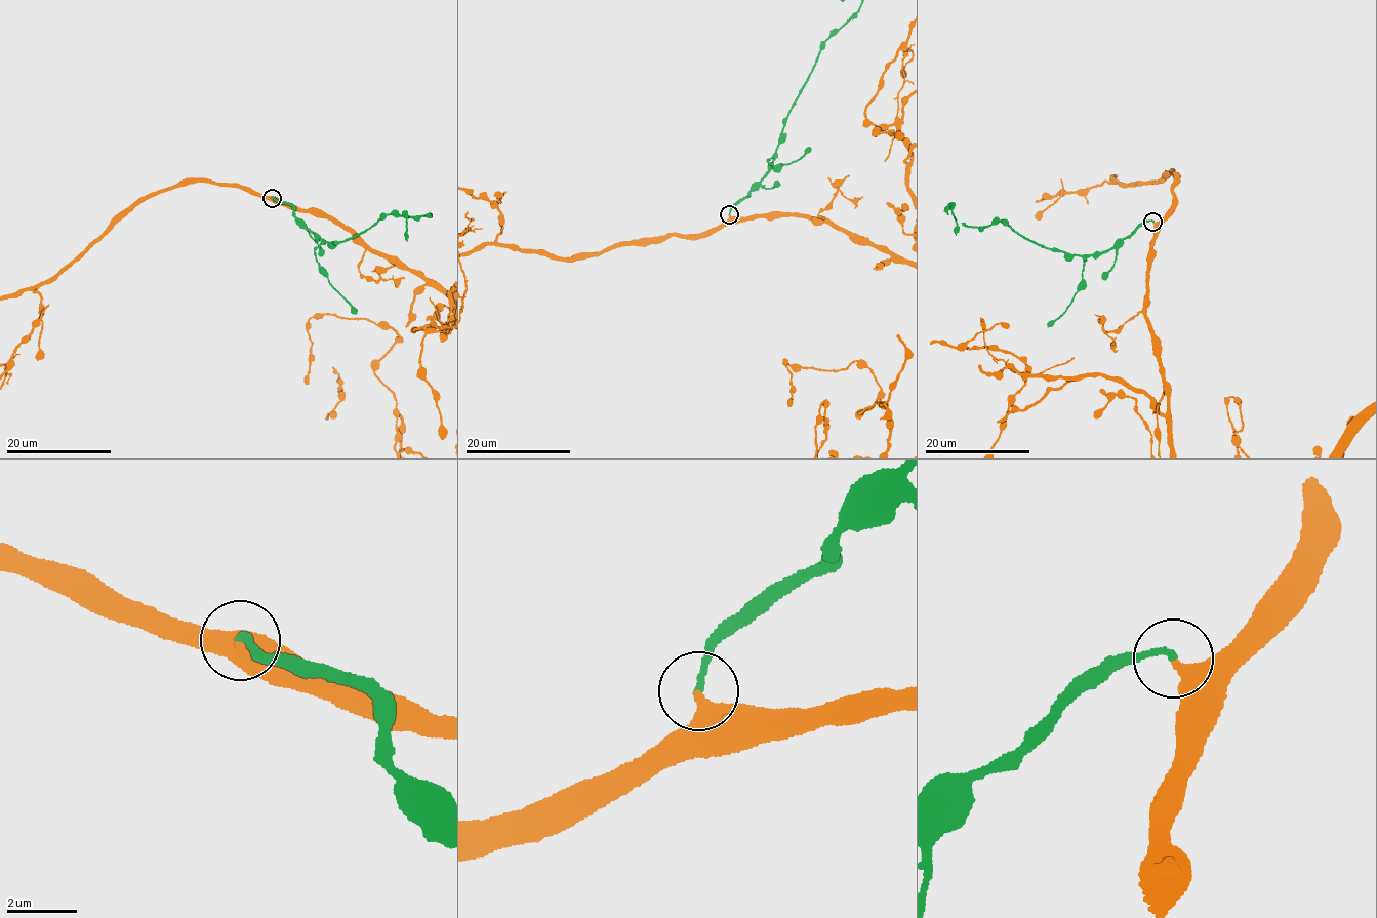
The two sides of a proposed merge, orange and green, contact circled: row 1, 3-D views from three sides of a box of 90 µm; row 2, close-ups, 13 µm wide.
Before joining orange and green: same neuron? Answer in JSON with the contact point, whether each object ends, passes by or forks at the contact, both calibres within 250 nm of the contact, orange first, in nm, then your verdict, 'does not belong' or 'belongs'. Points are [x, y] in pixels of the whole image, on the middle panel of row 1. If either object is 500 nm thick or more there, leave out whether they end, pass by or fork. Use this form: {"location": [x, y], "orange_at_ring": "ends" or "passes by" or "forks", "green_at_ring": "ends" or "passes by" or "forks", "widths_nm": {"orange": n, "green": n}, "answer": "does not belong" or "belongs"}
{"location": [729, 214], "orange_at_ring": "ends", "green_at_ring": "ends", "widths_nm": {"orange": 440, "green": 170}, "answer": "belongs"}

